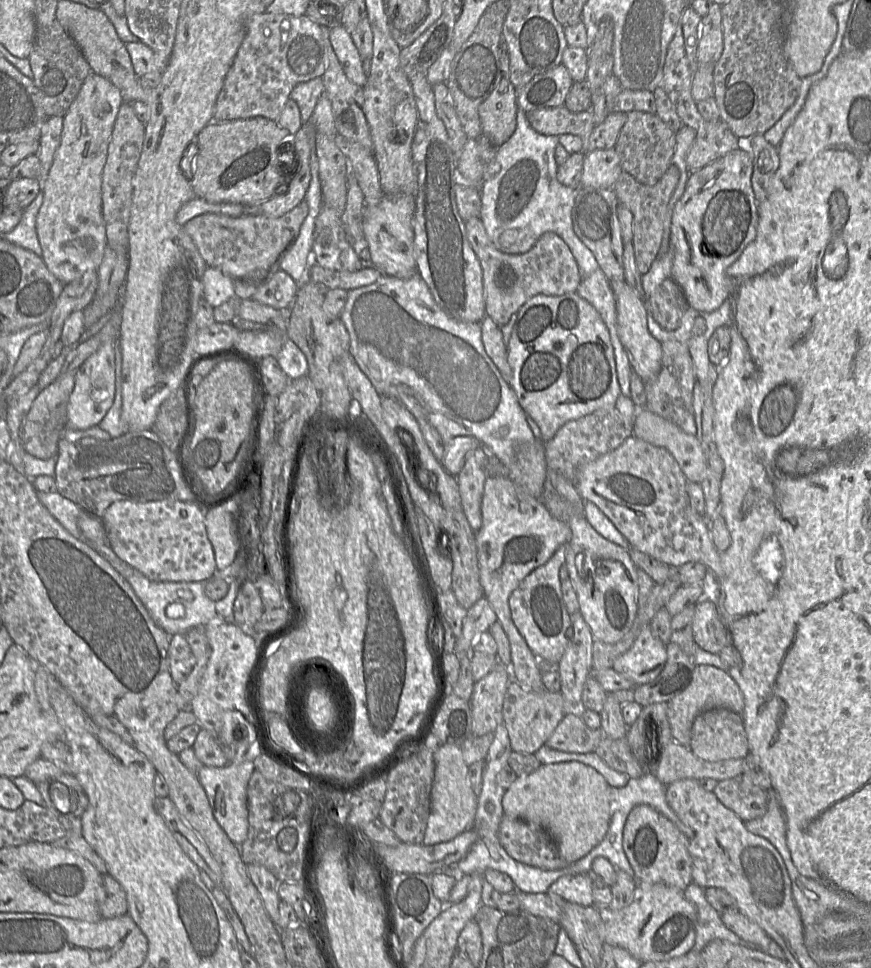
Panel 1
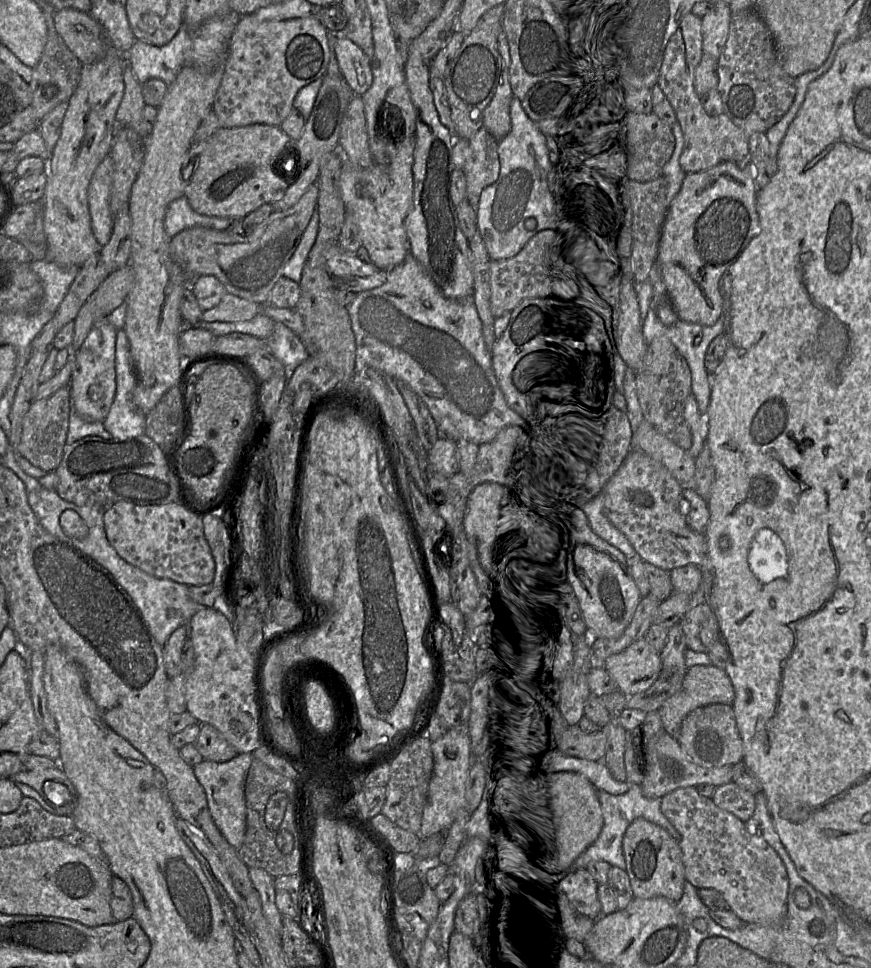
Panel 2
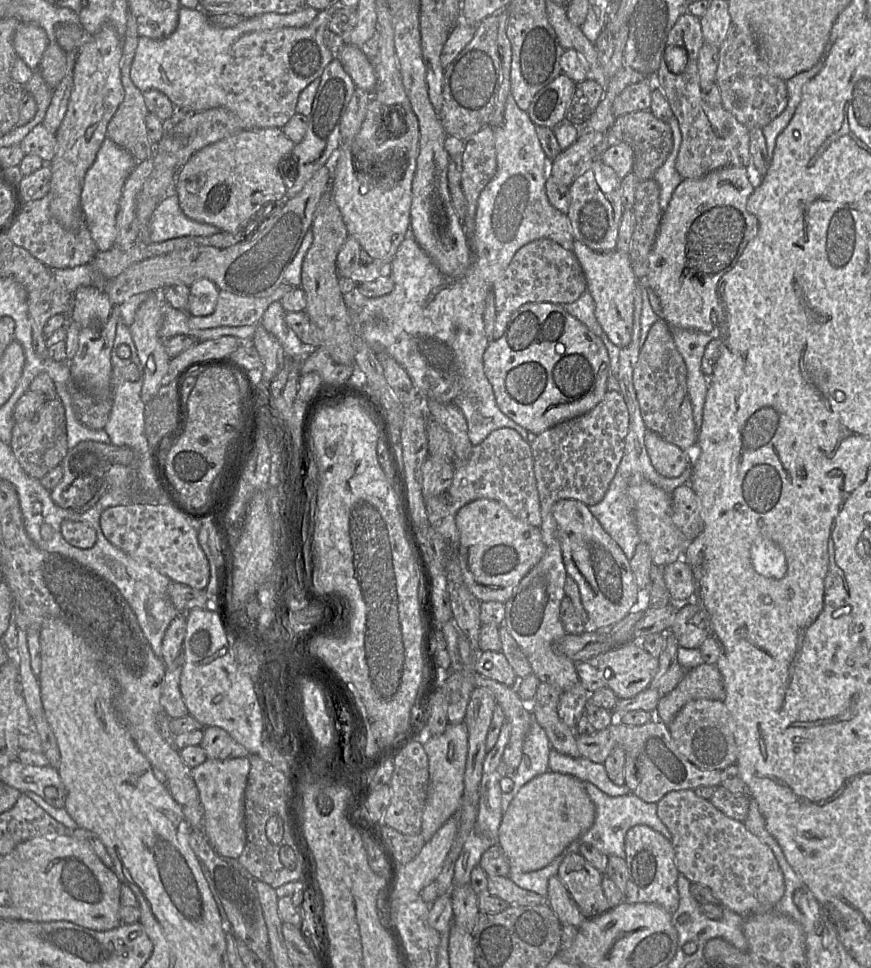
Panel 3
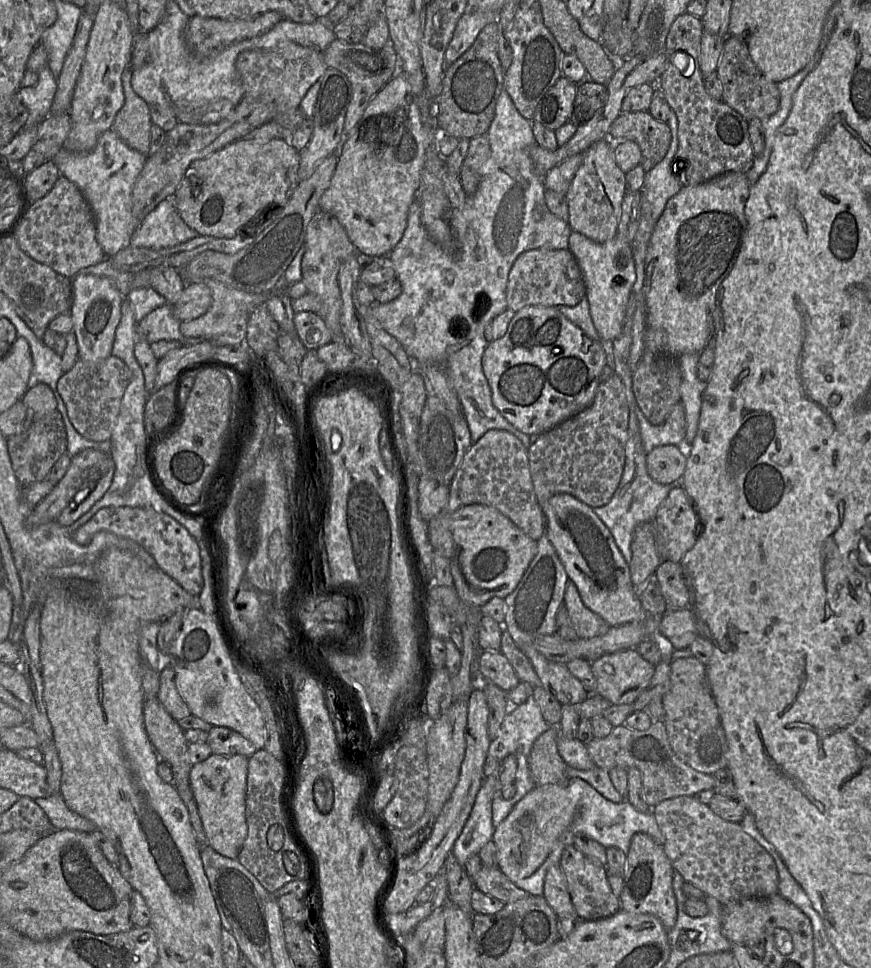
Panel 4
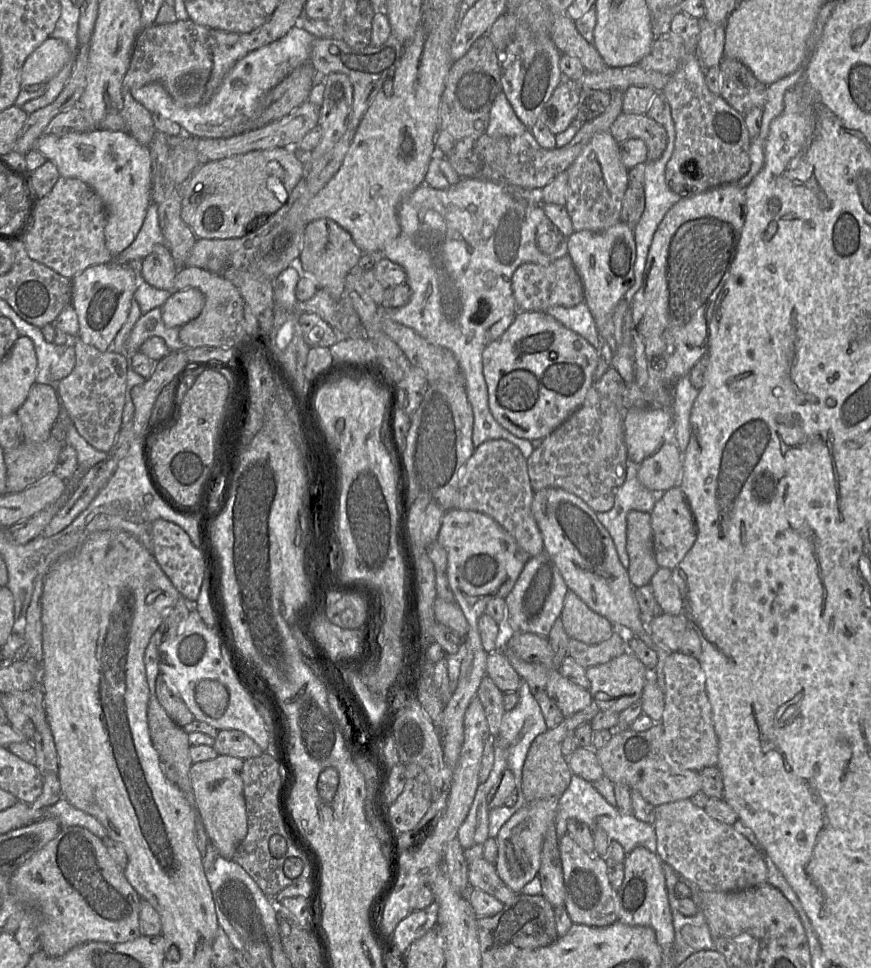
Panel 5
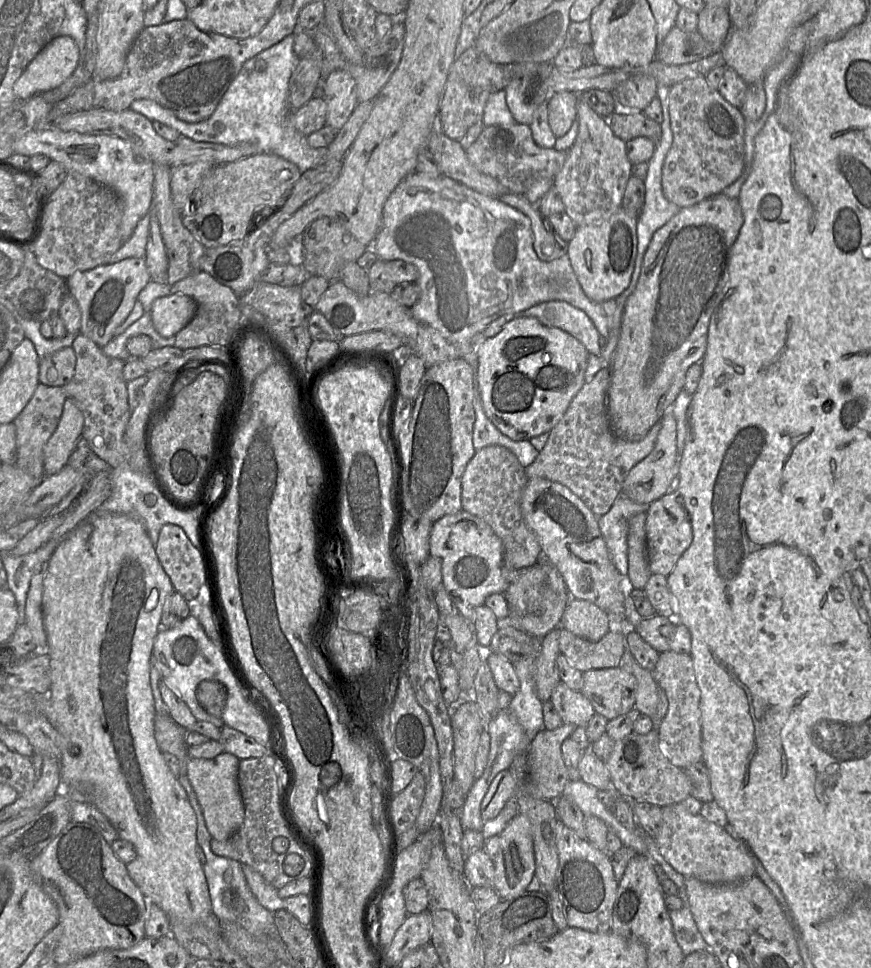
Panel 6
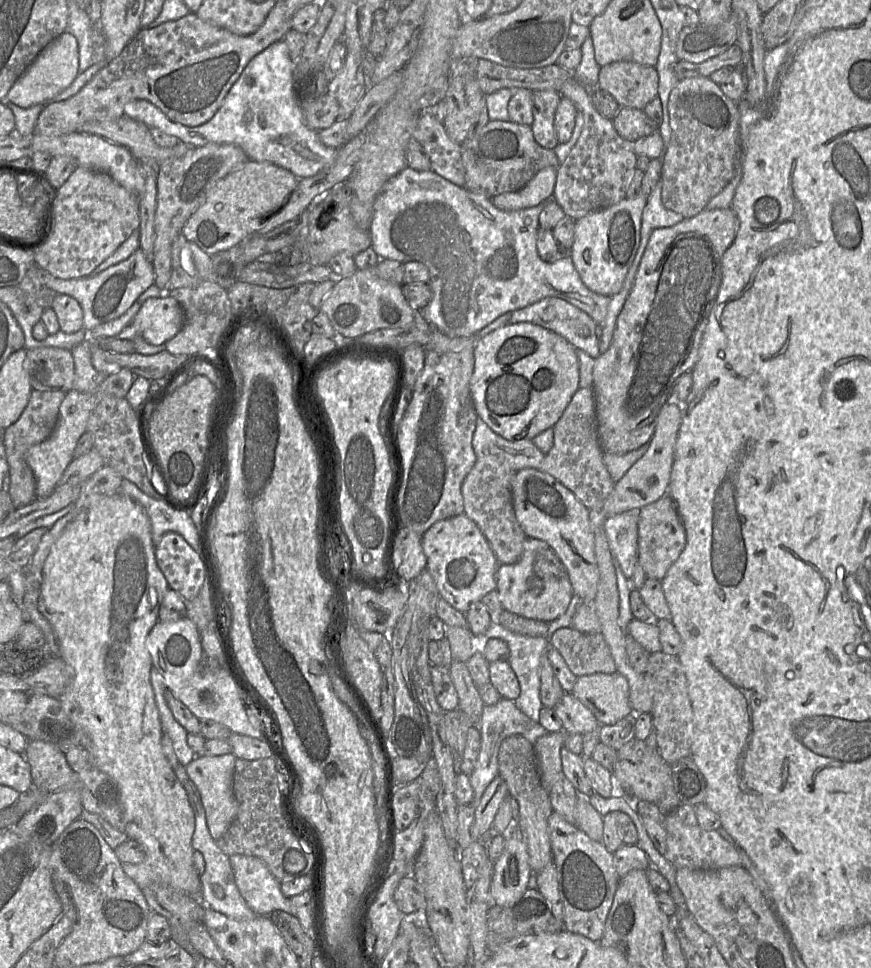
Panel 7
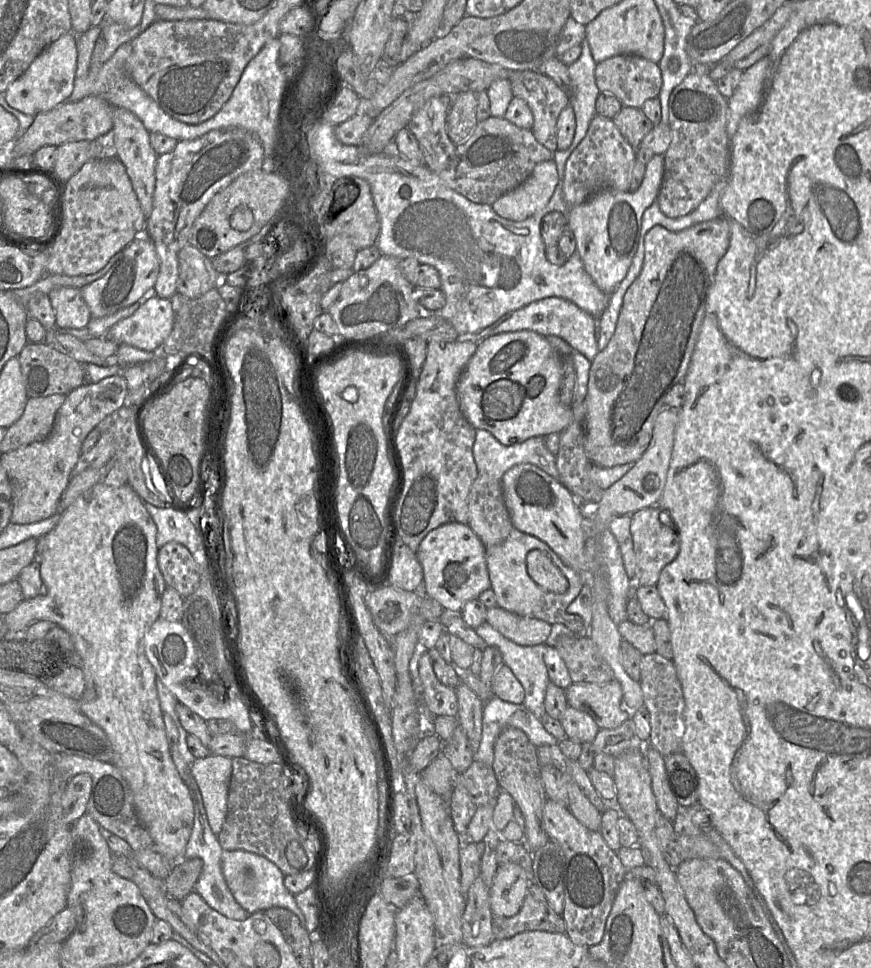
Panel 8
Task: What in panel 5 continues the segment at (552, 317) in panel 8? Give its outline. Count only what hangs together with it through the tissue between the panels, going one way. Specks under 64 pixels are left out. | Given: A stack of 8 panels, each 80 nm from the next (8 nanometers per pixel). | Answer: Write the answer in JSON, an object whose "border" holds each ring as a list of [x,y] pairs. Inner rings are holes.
{"border":[[[585,301],[572,307],[552,306],[544,312],[585,338],[600,352],[601,336]]]}

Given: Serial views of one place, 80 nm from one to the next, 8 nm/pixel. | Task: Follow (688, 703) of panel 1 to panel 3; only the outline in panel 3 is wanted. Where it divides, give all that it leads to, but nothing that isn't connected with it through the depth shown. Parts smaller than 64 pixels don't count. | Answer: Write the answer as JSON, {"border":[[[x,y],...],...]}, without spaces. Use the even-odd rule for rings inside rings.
{"border":[[[703,663],[687,670],[674,690],[660,699],[654,714],[668,726],[686,703],[697,699],[724,701],[725,697],[723,677],[718,667]]]}

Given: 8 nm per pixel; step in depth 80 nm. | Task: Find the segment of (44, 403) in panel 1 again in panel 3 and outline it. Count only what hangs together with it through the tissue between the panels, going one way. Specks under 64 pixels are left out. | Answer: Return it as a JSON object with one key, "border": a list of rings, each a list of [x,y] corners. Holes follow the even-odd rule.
{"border":[[[56,398],[46,401],[31,417],[16,423],[10,448],[27,475],[42,479],[52,469],[60,465],[68,452],[65,409]]]}

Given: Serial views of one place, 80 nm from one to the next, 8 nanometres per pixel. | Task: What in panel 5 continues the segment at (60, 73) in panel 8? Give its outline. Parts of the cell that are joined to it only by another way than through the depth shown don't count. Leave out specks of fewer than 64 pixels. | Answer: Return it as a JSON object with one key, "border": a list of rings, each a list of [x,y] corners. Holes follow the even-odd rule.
{"border":[[[48,38],[26,59],[21,73],[22,88],[46,84],[70,59],[70,50],[60,39]]]}

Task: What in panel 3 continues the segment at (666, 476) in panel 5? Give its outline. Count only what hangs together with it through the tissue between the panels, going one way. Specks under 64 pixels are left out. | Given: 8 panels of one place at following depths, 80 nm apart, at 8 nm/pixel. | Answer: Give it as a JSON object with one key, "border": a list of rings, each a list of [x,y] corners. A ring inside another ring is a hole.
{"border":[[[646,429],[645,446],[653,467],[661,476],[677,478],[690,469],[691,460],[686,452],[666,442],[656,432]]]}

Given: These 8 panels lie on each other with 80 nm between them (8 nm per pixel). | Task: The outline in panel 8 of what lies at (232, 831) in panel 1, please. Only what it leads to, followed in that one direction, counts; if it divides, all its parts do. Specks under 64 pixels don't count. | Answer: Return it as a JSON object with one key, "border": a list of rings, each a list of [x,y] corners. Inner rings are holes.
{"border":[[[209,754],[195,759],[191,773],[199,787],[207,819],[217,836],[227,814],[227,797],[232,772],[232,758]]]}

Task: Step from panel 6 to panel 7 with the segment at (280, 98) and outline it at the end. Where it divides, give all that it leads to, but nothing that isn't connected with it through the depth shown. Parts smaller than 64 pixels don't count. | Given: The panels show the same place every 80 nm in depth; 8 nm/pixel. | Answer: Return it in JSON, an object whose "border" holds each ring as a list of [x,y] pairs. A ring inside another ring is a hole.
{"border":[[[282,39],[251,59],[216,114],[200,126],[189,127],[174,122],[157,106],[143,99],[128,102],[124,107],[124,115],[195,147],[208,143],[234,144],[251,160],[270,162],[289,170],[298,179],[307,178],[333,164],[338,149],[324,145],[319,131],[307,126],[302,104],[297,102],[293,93],[295,75],[296,64],[290,58],[288,46]]]}

